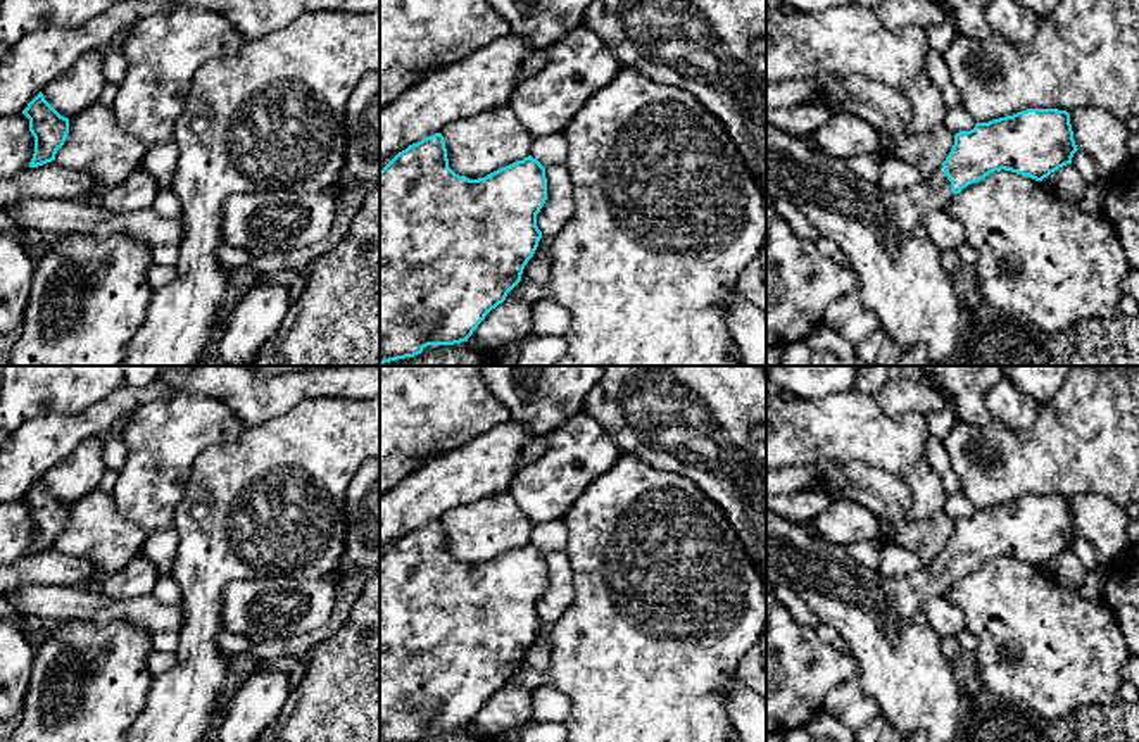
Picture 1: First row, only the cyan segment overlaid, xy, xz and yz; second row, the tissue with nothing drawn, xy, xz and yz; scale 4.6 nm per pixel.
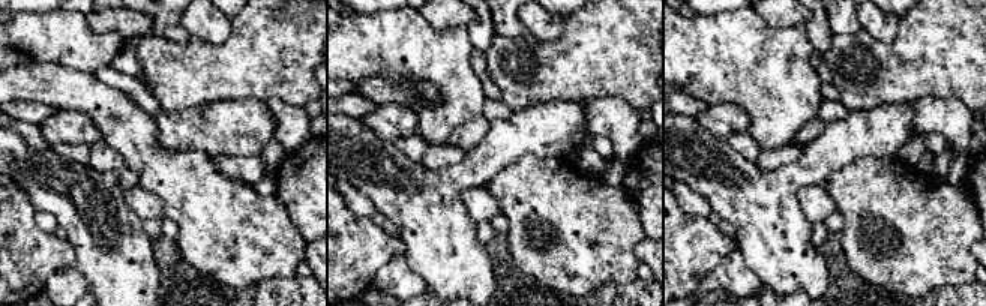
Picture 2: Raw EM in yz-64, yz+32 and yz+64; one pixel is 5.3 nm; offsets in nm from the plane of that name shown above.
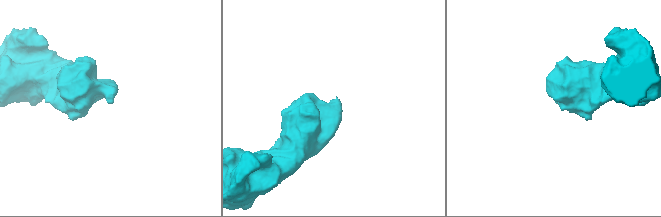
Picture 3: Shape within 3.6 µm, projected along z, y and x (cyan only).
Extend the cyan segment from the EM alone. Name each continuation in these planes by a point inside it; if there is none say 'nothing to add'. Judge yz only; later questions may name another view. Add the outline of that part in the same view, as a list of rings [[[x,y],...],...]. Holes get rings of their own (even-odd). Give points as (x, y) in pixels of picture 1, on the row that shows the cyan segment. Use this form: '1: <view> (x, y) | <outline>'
1: yz (901, 282) | [[[766,124],[766,193],[787,197],[816,228],[821,238],[832,240],[849,259],[858,274],[858,297],[878,319],[880,330],[892,338],[901,350],[923,343],[927,355],[939,366],[947,366],[958,340],[961,311],[951,276],[941,266],[941,250],[930,242],[922,217],[942,209],[954,193],[944,169],[922,179],[911,188],[885,192],[877,183],[856,176],[842,159],[834,159],[815,148],[809,138]]]

